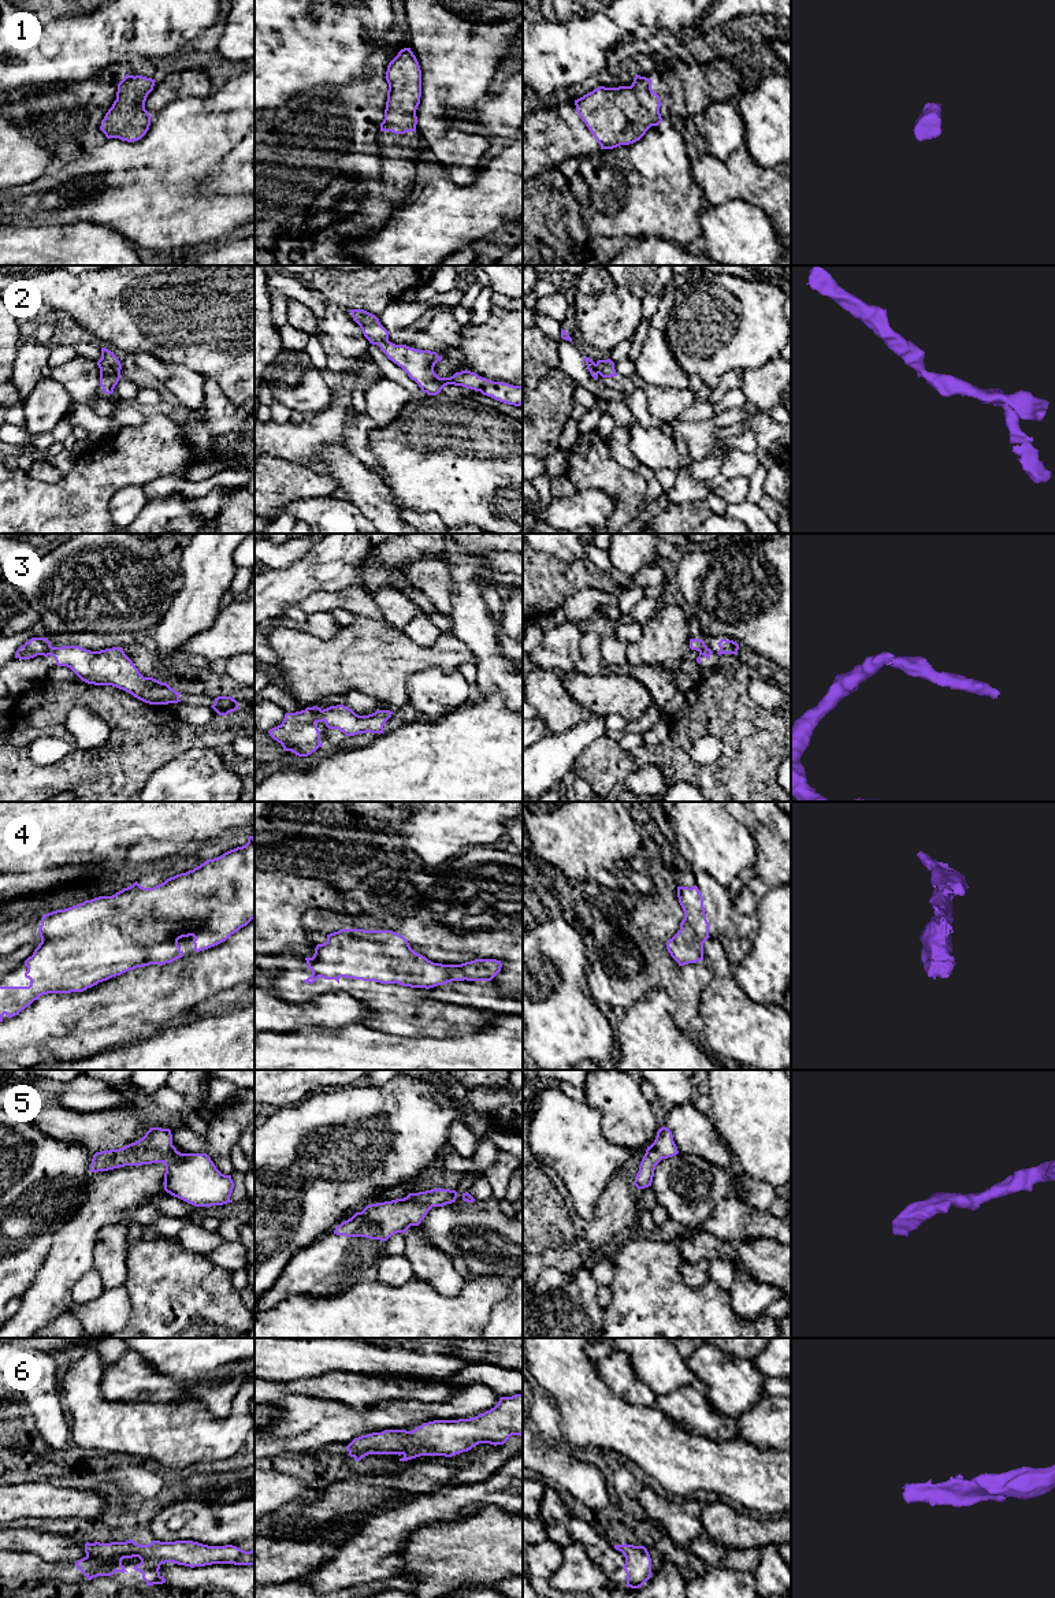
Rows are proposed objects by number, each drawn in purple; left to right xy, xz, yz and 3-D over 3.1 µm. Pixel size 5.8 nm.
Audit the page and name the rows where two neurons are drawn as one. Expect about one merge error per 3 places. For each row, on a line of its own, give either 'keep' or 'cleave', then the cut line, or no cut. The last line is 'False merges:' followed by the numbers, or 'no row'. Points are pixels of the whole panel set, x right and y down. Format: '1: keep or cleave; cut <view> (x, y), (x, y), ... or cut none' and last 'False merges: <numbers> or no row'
1: keep; cut none
2: keep; cut none
3: cleave; cut xz (320, 709), (315, 721)
4: keep; cut none
5: keep; cut none
6: keep; cut none
False merges: 3

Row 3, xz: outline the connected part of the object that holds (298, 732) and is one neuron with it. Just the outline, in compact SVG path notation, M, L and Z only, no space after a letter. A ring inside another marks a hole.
M307 707L296 713L286 713L281 725L268 731L270 736L282 744L283 751L291 751L296 757L308 757L323 744L316 725L316 714L322 709Z

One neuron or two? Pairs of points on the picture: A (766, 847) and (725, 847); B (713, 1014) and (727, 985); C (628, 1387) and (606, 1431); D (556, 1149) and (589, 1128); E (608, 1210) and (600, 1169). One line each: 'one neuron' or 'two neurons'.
A: two neurons
B: one neuron
C: two neurons
D: one neuron
E: two neurons

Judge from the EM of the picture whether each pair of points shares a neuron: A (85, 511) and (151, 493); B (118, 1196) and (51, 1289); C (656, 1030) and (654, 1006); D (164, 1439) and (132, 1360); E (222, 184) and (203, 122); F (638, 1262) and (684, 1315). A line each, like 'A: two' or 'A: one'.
A: two
B: one
C: one
D: two
E: two
F: one

